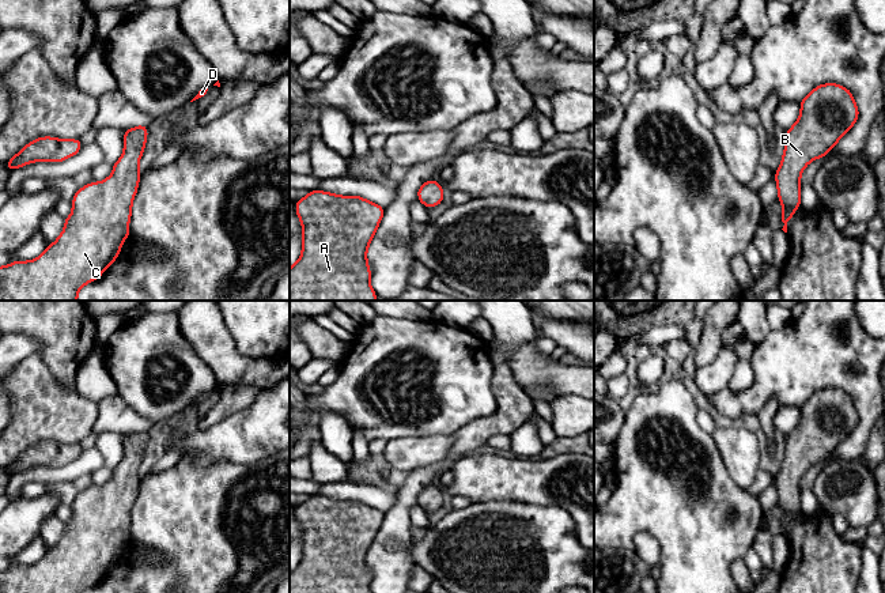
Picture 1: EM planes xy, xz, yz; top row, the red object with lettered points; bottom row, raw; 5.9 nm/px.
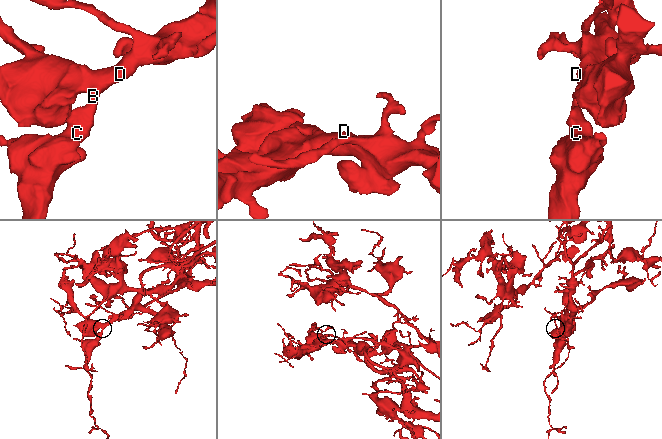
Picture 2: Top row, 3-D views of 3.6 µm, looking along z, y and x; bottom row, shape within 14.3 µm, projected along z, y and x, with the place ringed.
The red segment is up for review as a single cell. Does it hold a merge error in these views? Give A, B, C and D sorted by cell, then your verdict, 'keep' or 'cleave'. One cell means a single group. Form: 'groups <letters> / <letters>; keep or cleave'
groups A B C D; keep

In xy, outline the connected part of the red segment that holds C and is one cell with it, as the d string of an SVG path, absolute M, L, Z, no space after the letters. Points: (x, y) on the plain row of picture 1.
M144 428L125 435L124 457L113 469L113 479L101 487L90 487L75 498L72 518L64 524L63 537L41 560L0 571L0 593L82 593L101 582L116 566L122 547L129 541L132 507L140 486L137 471L147 441Z

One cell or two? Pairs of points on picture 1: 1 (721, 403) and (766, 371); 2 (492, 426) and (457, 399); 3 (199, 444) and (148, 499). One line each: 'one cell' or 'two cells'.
1: one cell
2: two cells
3: two cells

